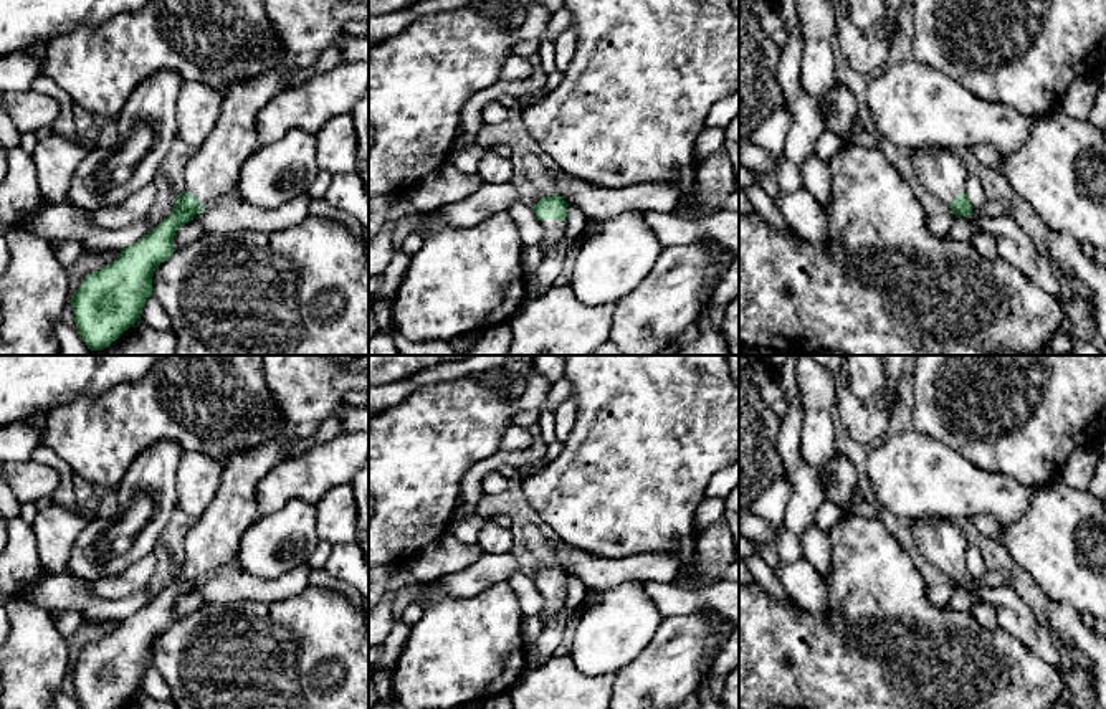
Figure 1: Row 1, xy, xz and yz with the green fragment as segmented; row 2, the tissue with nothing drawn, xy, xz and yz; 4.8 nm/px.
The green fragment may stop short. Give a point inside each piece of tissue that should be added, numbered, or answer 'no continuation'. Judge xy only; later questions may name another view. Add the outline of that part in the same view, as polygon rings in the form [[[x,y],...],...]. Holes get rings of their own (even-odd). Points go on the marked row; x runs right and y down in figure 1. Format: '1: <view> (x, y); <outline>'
1: xy (305, 28); [[[265,0],[279,41],[279,59],[263,74],[233,81],[222,96],[215,127],[185,169],[185,188],[202,210],[230,197],[245,160],[258,149],[256,114],[286,88],[291,69],[316,64],[350,20],[369,23],[369,0]]]

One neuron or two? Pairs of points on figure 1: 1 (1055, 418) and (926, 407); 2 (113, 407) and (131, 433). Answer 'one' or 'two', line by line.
1: one
2: one

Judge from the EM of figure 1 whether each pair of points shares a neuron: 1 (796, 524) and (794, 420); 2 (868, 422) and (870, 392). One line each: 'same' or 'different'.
1: same
2: different

